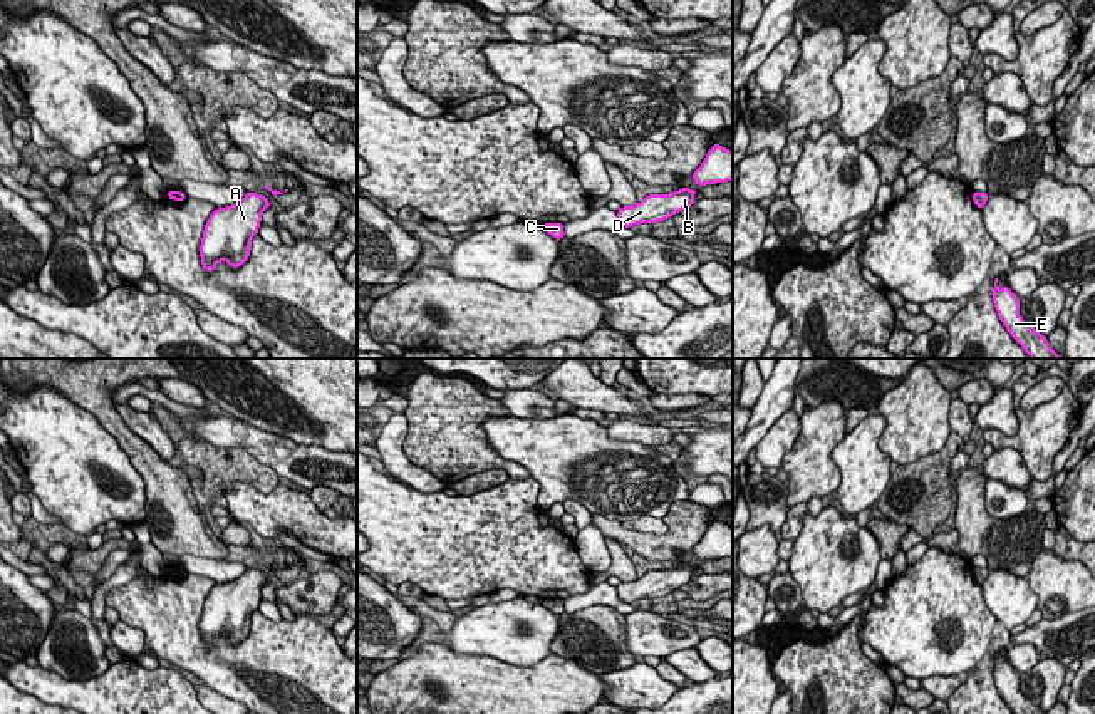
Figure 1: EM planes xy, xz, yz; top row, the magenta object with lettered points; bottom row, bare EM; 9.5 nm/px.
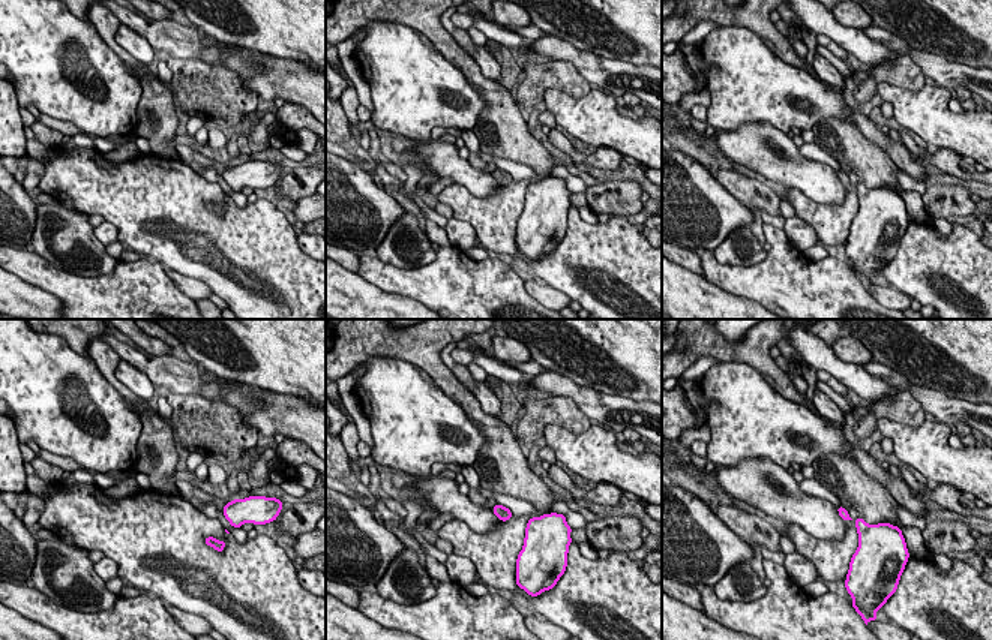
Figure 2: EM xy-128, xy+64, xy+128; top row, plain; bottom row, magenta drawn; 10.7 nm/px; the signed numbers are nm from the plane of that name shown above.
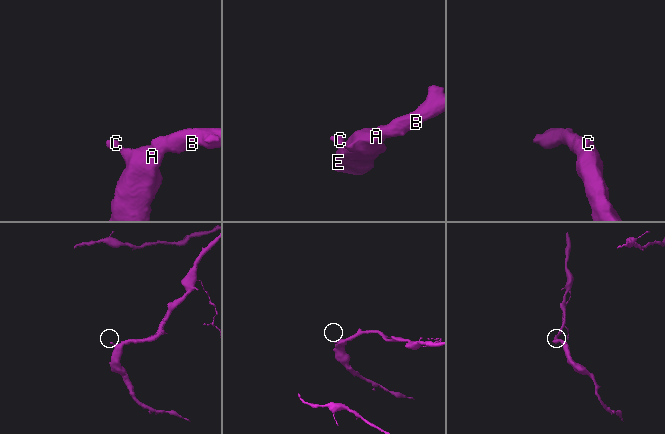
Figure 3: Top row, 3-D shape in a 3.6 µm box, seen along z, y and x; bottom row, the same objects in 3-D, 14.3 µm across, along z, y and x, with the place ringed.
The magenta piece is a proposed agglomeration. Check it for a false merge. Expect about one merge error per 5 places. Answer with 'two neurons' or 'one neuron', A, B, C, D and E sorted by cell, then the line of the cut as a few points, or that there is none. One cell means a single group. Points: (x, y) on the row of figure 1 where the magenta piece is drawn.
one neuron | A B C D E | no cut

